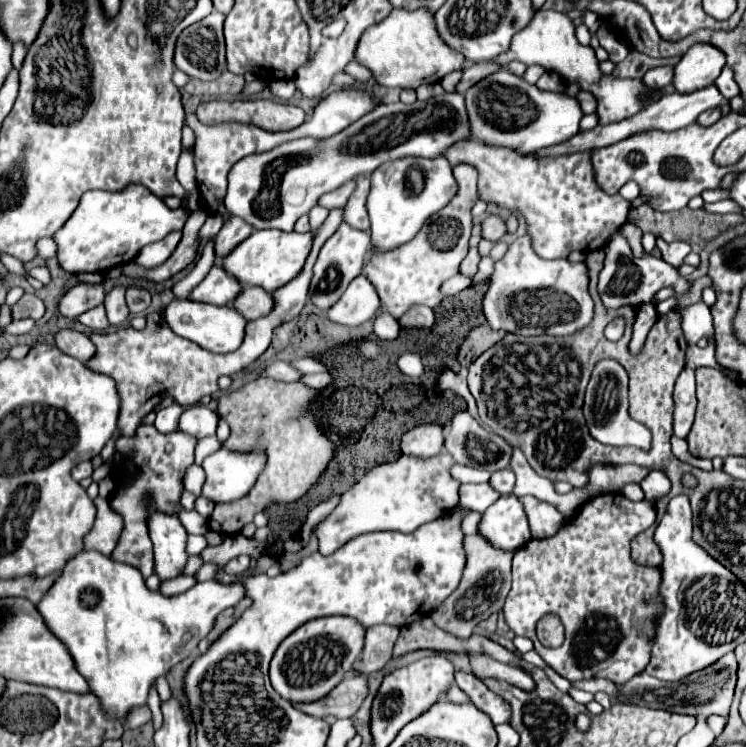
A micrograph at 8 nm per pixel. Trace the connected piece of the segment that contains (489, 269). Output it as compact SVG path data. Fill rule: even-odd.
M483 257L481 263L479 263L479 271L473 277L473 285L479 285L479 283L487 281L491 277L491 273L493 273L493 259L491 257Z

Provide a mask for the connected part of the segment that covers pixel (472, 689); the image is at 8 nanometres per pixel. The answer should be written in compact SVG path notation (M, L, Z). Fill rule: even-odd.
M457 671L455 673L455 683L461 691L465 691L471 697L471 701L477 709L481 709L483 713L487 713L491 717L491 721L495 725L511 721L511 707L507 705L507 701L503 697L495 695L493 691L489 691L483 685L483 681L477 679L473 673Z

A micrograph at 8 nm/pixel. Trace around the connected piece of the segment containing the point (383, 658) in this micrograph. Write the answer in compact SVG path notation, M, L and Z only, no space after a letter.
M377 625L367 629L365 633L365 645L361 653L361 665L357 667L359 673L371 673L375 669L383 669L385 663L393 657L393 643L399 637L397 627L389 625Z

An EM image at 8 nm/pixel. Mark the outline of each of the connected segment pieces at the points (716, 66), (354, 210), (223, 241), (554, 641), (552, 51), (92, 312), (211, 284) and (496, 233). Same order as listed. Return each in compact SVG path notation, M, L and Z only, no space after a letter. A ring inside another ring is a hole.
M693 45L673 67L673 85L677 93L693 93L713 85L725 67L725 55L713 45Z
M357 177L357 189L355 193L349 197L347 205L345 205L345 221L361 231L369 231L369 215L367 215L367 207L365 207L365 199L369 195L369 179Z
M229 217L229 219L223 223L223 227L221 227L221 231L217 233L217 237L215 237L215 253L217 253L217 257L221 259L221 257L225 257L227 253L231 253L231 249L233 249L235 245L239 245L239 241L247 239L251 233L253 233L253 227L247 225L243 219L239 219L239 217Z
M547 615L539 619L537 624L537 637L546 647L556 648L565 640L564 627L555 615Z
M545 9L537 11L535 17L531 19L531 25L527 25L527 29L519 31L513 37L509 51L495 57L495 63L503 69L513 59L517 59L525 65L541 65L541 67L545 67L545 71L557 73L565 83L577 83L583 91L593 93L593 97L597 99L597 111L595 113L599 115L599 125L617 123L621 119L627 119L663 95L663 93L651 95L639 79L621 79L621 77L601 73L593 47L583 47L575 39L573 21L565 13L557 13L557 11L545 11ZM641 95L647 95L645 103L641 101Z
M99 305L95 309L89 309L87 313L83 313L79 317L79 321L95 331L101 331L101 329L107 329L109 327L109 321L107 321L107 311L105 311L105 305Z
M213 265L207 277L189 293L189 301L209 305L231 305L241 289L241 283L231 275L223 273L221 265Z
M491 215L481 221L481 233L483 233L483 239L497 241L499 237L503 237L507 233L507 227L497 215Z

